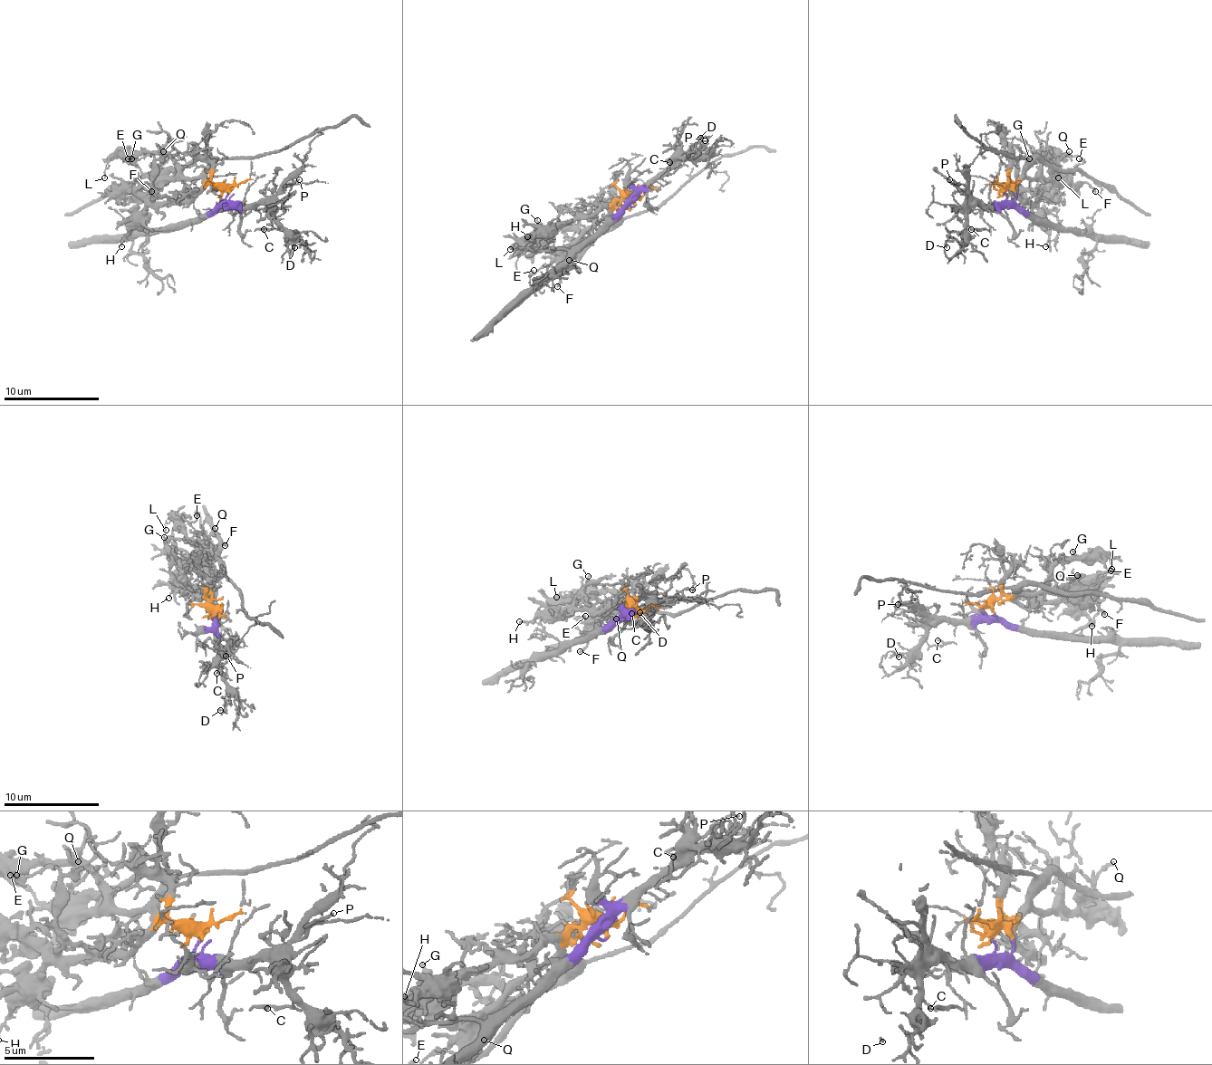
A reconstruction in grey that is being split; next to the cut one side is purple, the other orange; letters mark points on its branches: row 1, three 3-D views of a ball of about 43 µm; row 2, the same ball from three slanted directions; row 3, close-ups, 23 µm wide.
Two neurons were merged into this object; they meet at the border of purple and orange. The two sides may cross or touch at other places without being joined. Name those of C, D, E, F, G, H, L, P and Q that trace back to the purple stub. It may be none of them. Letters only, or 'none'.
C, D, P

